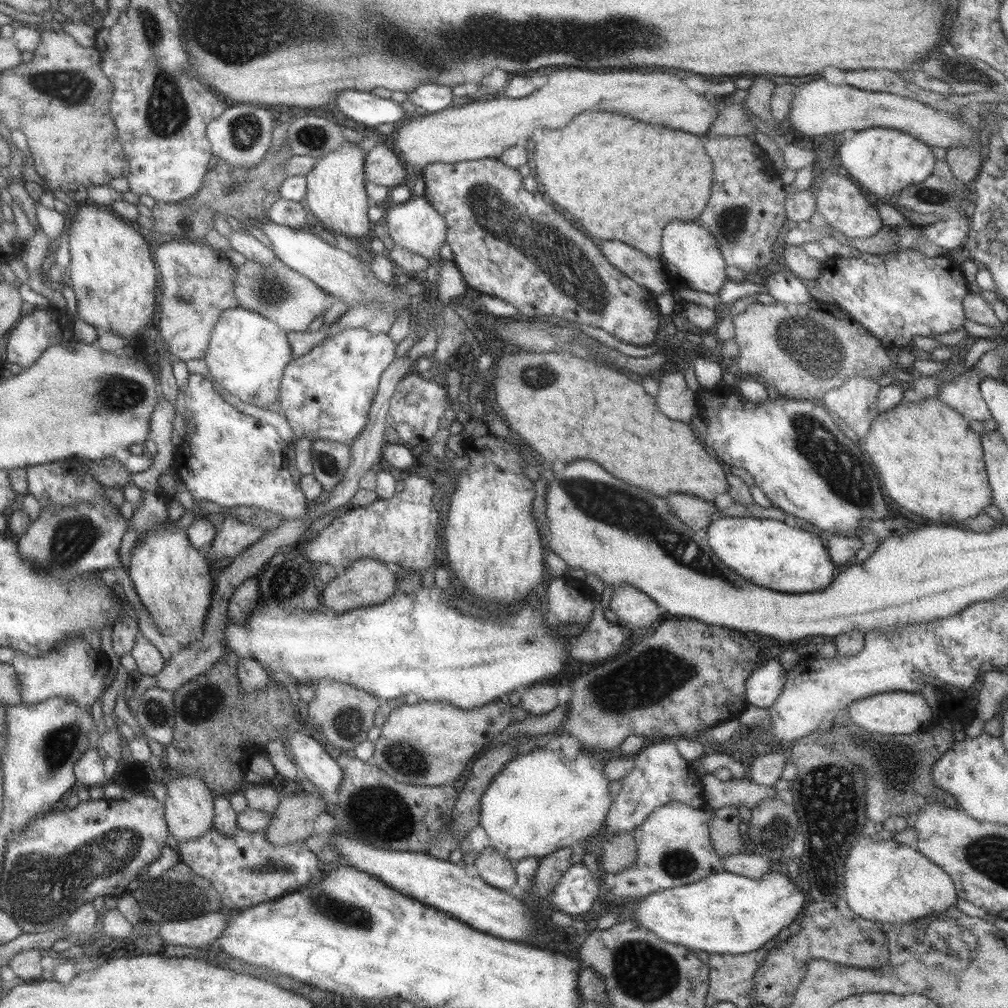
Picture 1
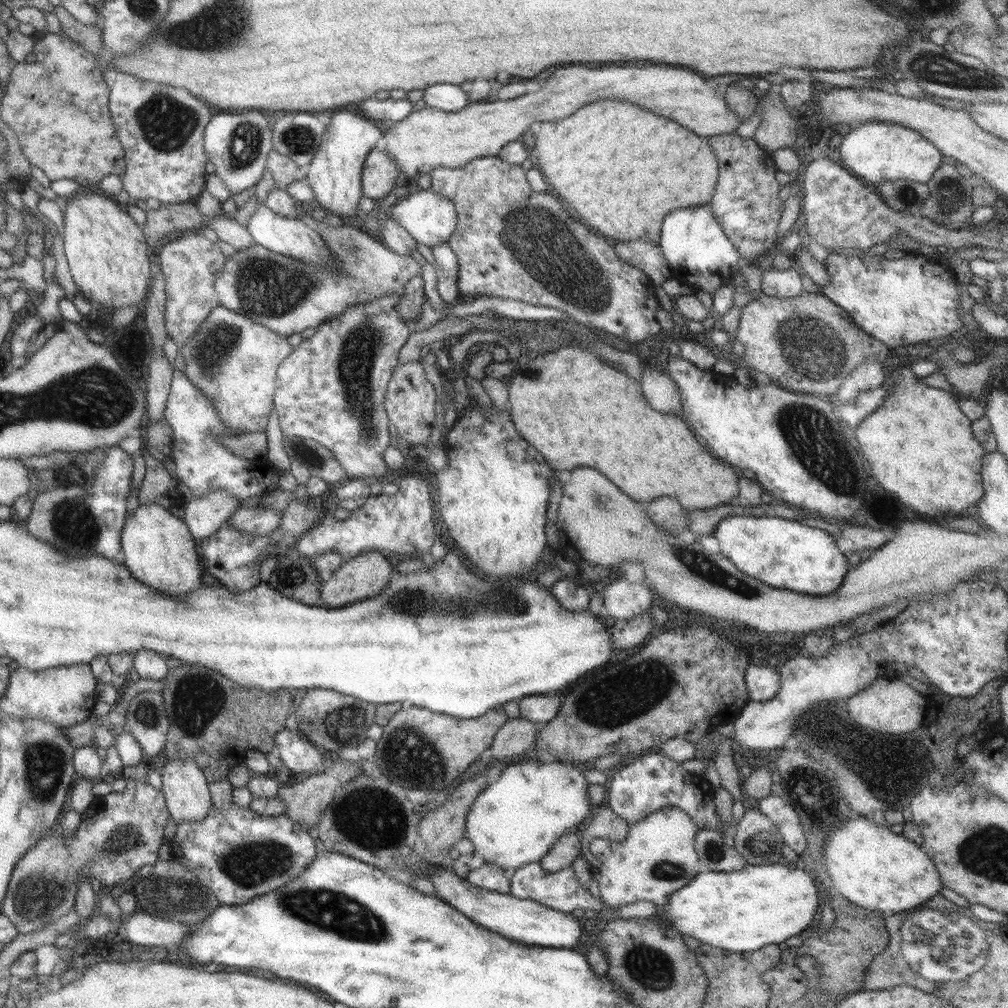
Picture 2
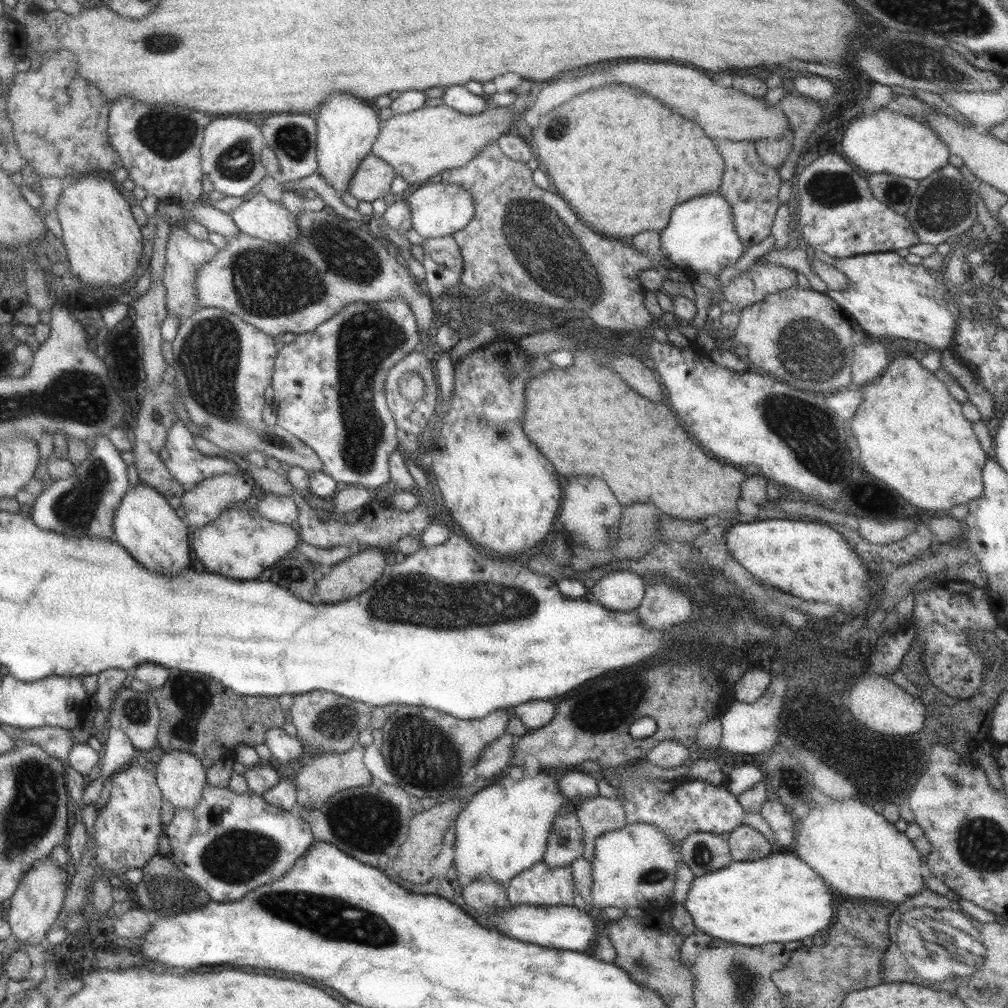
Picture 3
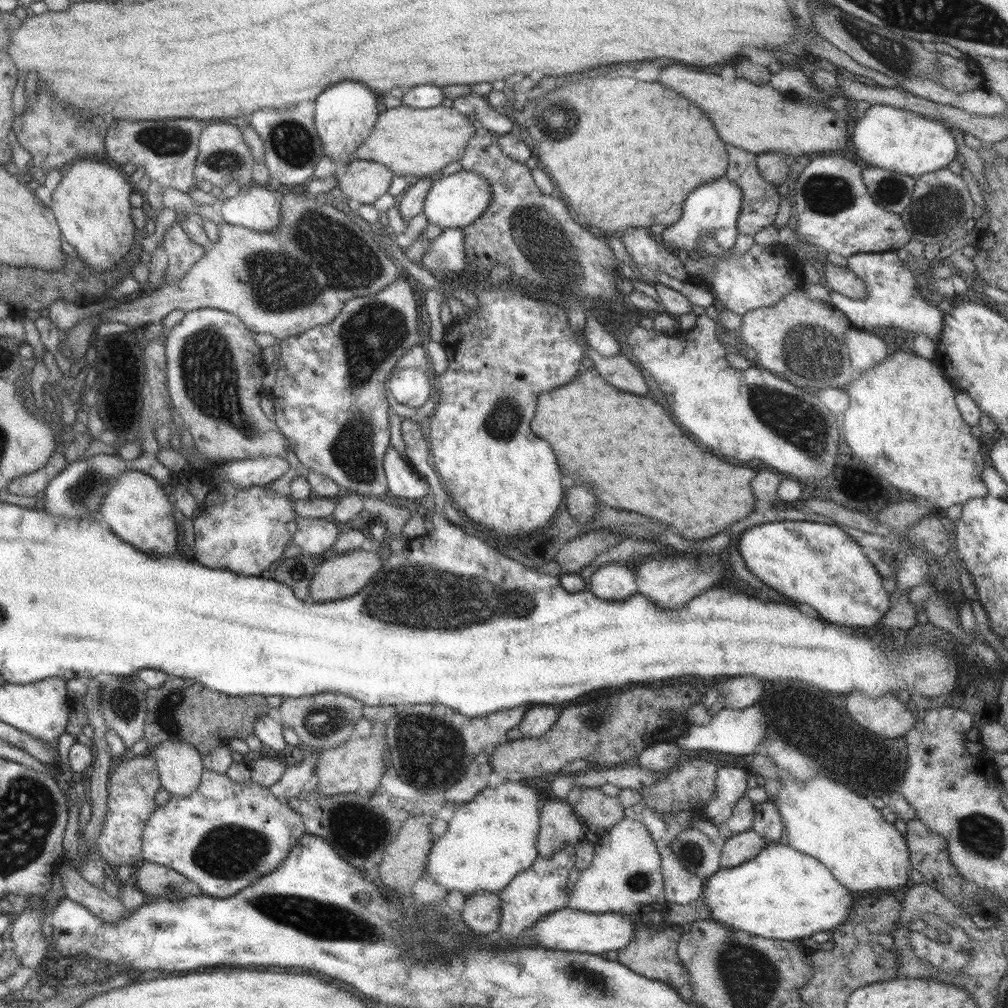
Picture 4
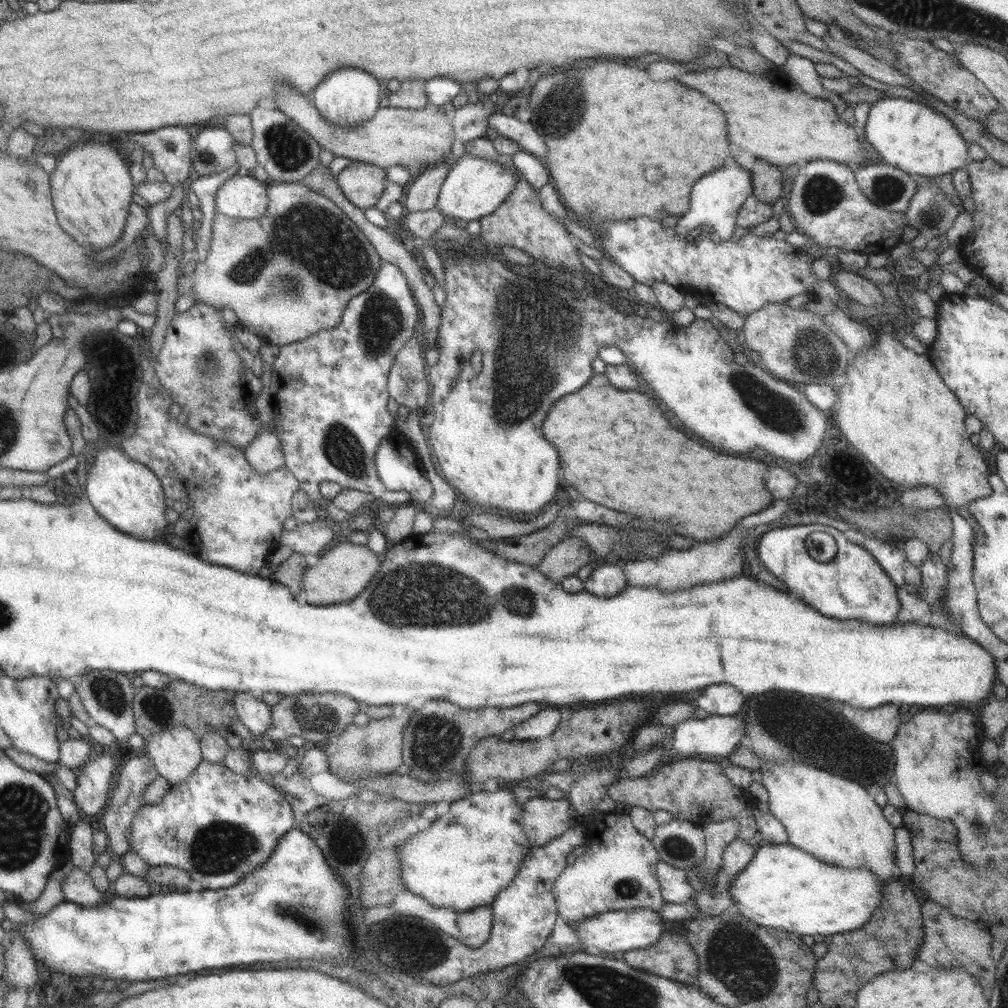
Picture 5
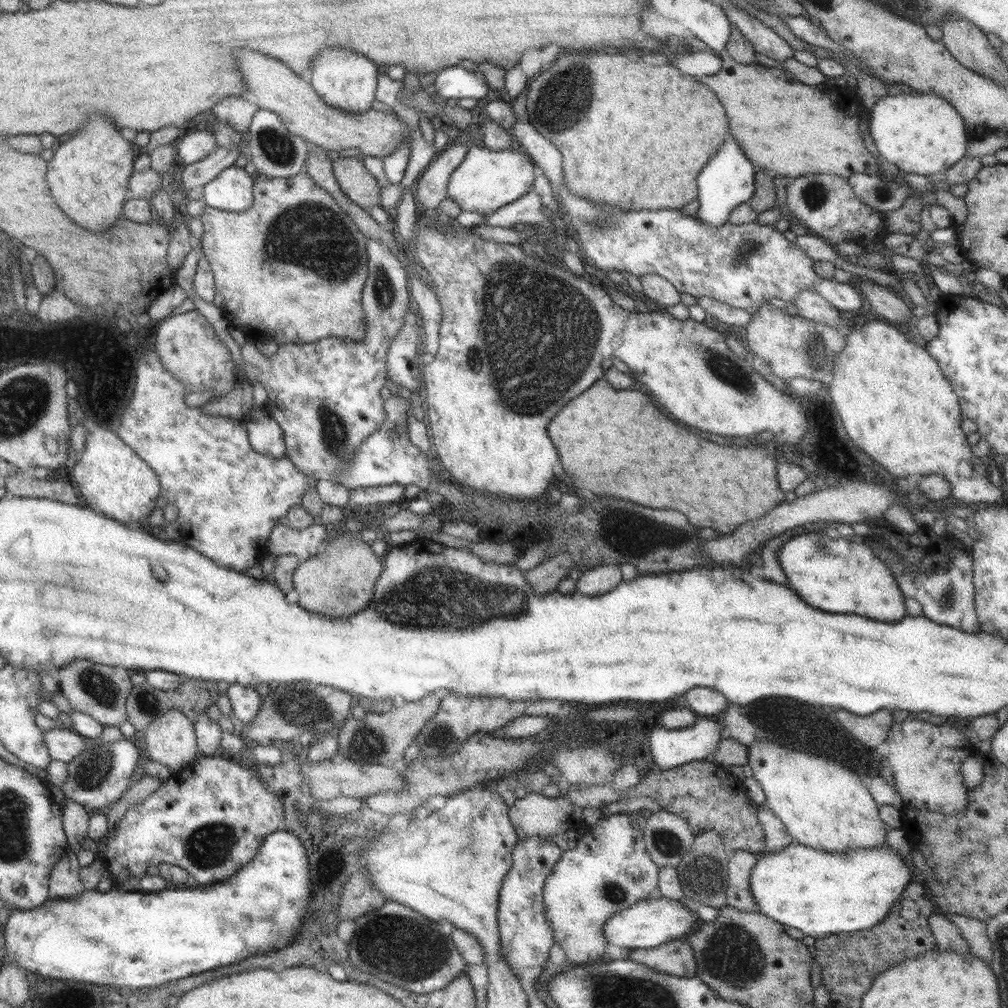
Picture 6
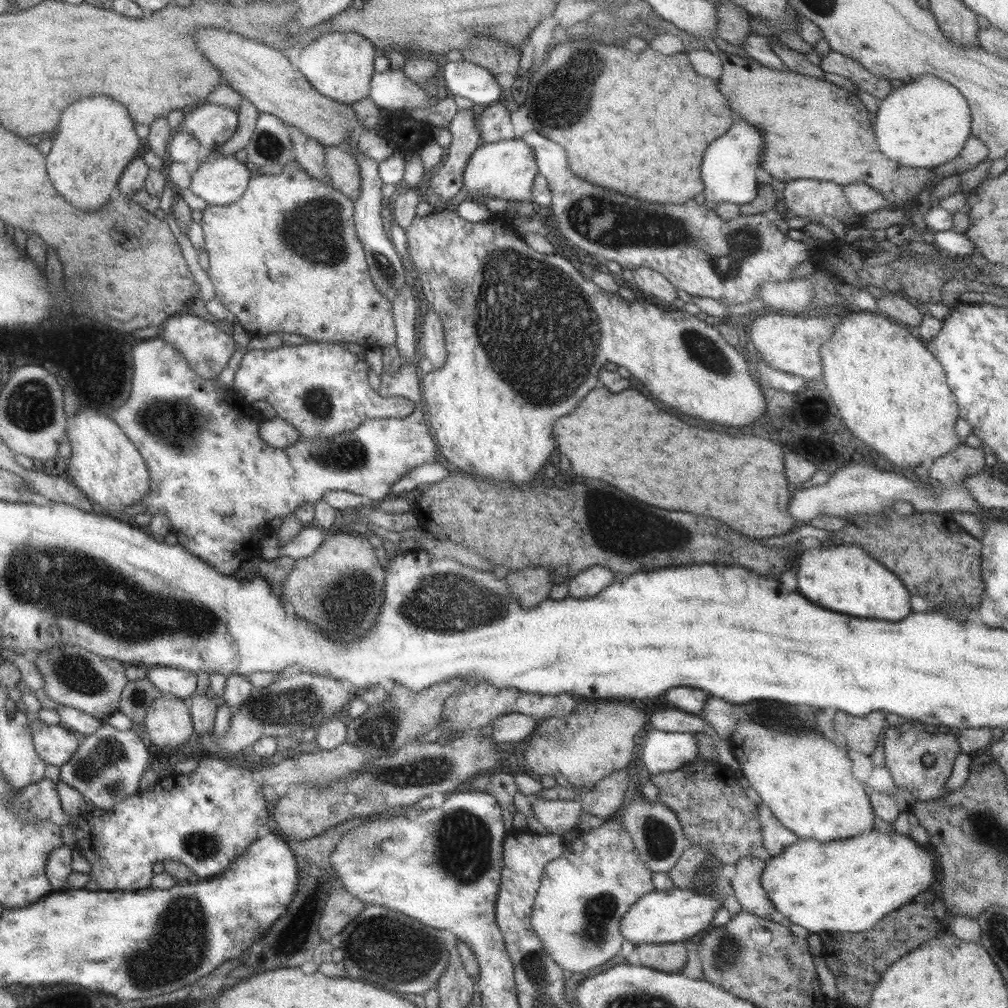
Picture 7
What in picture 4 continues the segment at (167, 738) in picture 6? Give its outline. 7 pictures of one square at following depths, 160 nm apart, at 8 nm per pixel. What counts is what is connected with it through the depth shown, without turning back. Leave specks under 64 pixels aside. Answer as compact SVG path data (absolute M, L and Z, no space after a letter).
M166 740L155 746L154 760L158 771L158 779L160 780L160 788L165 789L170 796L180 796L187 798L195 792L200 783L202 771L202 756L195 750L192 744L186 742L171 742Z

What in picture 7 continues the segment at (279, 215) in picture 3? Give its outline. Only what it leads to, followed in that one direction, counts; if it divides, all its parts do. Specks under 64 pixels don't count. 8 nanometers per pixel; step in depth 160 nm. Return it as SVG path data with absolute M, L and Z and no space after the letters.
M208 155L191 172L189 190L208 205L223 206L241 198L252 173L235 156Z

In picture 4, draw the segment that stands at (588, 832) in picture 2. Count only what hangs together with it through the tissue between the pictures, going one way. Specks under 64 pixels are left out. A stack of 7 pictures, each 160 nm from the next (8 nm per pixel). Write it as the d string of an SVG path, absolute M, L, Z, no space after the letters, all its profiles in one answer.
M583 788L579 801L572 805L577 820L597 837L586 837L593 844L603 836L617 821L624 817L624 808L615 800L597 788Z

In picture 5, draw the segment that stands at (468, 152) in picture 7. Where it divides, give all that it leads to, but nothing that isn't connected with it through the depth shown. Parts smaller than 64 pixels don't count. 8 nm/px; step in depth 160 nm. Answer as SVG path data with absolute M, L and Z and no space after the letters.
M444 161L431 165L415 179L401 200L407 212L431 210L435 207L441 183L450 169L449 166Z

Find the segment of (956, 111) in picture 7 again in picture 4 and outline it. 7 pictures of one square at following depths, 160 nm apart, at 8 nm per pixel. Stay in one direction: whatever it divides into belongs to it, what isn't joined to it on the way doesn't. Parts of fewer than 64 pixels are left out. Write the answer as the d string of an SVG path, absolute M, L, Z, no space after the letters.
M873 104L856 116L851 146L853 156L862 165L905 174L916 178L926 172L945 167L957 155L955 140L949 128L932 118L908 110Z

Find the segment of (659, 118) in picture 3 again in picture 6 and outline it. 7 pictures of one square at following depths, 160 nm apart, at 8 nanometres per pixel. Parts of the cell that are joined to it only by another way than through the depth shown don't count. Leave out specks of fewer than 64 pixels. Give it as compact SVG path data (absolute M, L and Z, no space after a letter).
M575 52L557 58L549 70L535 75L533 82L529 84L526 98L527 121L531 123L543 138L553 144L561 153L562 173L564 187L575 196L586 198L593 204L607 204L607 206L617 206L621 210L679 210L691 200L695 200L698 188L695 188L695 178L699 170L705 166L705 162L713 156L713 152L721 146L723 138L729 134L728 118L723 110L723 105L719 104L717 96L691 76L681 76L673 66L647 66L643 62L631 62L625 56L619 54L597 54L597 52Z

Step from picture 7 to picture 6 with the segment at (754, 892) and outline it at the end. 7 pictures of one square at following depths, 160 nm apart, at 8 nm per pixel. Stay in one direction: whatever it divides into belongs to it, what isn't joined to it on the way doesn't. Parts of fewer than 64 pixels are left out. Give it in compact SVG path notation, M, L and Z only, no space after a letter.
M742 850L729 854L726 864L728 883L724 902L728 907L757 913L757 907L749 890L749 873L750 868L759 857L759 853Z

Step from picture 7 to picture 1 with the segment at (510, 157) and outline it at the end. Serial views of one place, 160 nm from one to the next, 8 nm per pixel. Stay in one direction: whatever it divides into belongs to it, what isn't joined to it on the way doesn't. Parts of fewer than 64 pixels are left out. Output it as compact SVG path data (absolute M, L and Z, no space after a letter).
M412 195L407 201L391 204L382 219L382 223L386 225L389 238L394 244L398 244L409 252L419 254L427 260L438 258L439 249L446 242L446 224L424 196L416 197Z

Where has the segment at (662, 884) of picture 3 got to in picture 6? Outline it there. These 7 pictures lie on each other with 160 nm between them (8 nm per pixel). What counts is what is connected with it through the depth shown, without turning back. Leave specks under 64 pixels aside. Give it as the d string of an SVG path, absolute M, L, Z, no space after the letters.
M622 812L600 817L597 823L577 838L573 849L562 851L561 858L553 865L544 880L542 903L547 922L554 932L554 942L561 946L571 965L583 966L597 956L605 955L607 944L602 936L603 923L616 912L647 898L659 898L658 866L646 851L642 832Z

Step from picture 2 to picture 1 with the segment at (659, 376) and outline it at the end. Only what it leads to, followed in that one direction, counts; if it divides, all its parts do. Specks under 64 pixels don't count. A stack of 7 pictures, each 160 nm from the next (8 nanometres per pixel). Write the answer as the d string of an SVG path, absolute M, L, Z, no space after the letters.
M671 372L661 376L655 402L667 418L689 424L699 411L695 397L696 393L685 385L683 374Z

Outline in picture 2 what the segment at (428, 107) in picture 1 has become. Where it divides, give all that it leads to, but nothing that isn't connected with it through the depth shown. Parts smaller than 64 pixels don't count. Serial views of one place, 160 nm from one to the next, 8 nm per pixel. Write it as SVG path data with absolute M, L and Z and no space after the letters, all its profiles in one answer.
M432 84L423 89L422 100L429 108L457 112L469 103L465 94L456 84Z

